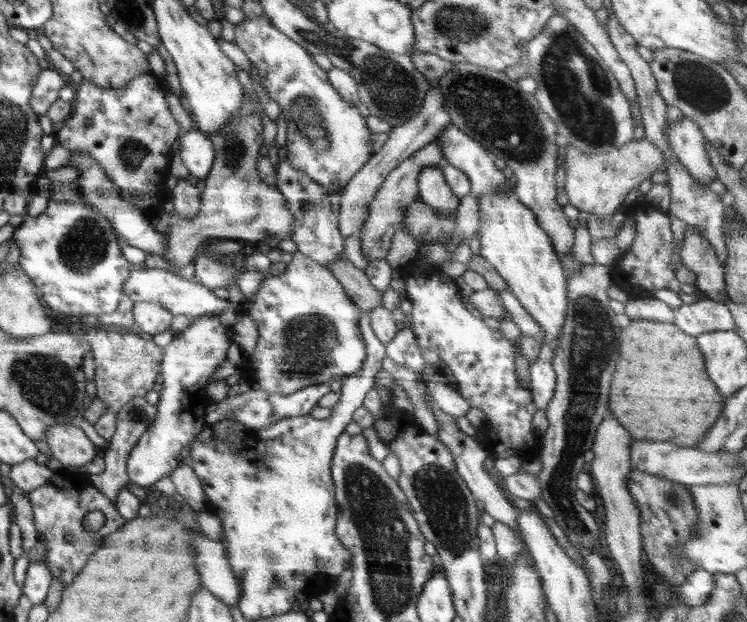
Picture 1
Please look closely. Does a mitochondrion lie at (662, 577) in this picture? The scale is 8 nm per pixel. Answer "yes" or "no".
no

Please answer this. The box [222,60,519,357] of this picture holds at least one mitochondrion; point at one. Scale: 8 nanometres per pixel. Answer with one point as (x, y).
(309, 122)

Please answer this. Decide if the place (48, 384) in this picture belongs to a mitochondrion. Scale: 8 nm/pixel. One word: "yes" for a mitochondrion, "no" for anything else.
yes

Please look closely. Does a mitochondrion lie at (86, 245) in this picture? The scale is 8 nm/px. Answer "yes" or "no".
yes

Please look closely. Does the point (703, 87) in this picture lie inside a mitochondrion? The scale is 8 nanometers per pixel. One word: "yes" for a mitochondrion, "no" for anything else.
yes

